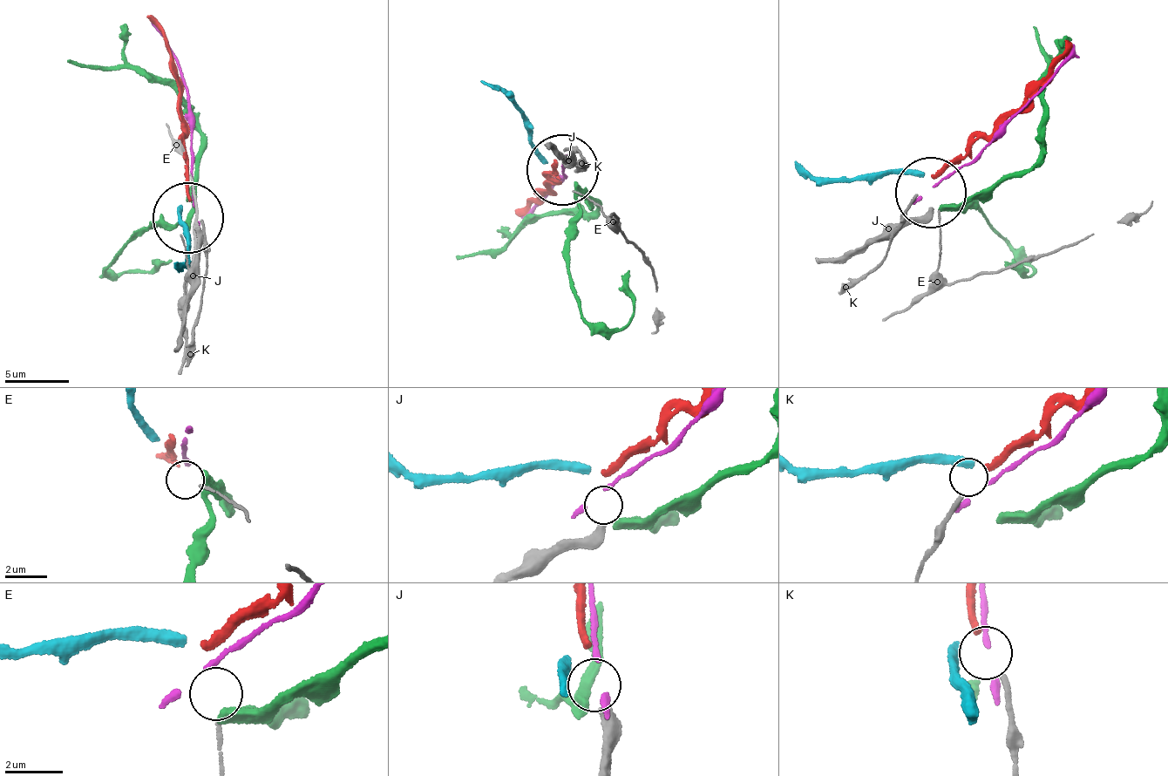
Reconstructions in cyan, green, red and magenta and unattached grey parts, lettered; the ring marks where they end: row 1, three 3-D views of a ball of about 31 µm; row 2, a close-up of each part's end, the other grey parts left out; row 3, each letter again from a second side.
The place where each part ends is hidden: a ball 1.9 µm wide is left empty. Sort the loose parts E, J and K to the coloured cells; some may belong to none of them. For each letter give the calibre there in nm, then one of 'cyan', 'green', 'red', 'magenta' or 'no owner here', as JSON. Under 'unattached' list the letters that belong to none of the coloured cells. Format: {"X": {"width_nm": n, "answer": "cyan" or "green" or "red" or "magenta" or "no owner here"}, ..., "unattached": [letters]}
{"E": {"width_nm": 110, "answer": "no owner here"}, "J": {"width_nm": 400, "answer": "no owner here"}, "K": {"width_nm": 200, "answer": "no owner here"}, "unattached": ["E", "J", "K"]}

